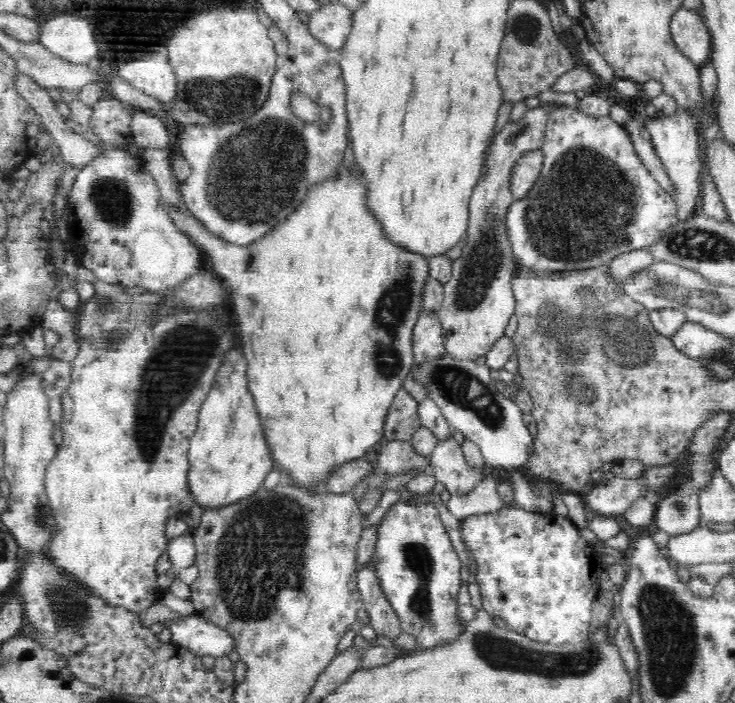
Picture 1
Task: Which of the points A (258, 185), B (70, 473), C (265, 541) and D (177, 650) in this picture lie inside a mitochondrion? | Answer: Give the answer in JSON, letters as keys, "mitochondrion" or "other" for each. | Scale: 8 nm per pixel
{"A":"mitochondrion","B":"other","C":"mitochondrion","D":"other"}

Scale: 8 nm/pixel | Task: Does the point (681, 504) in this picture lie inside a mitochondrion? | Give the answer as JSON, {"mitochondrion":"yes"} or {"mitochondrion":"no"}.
{"mitochondrion":"yes"}

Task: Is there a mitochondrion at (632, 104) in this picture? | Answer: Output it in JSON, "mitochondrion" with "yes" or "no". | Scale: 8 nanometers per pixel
{"mitochondrion":"no"}

